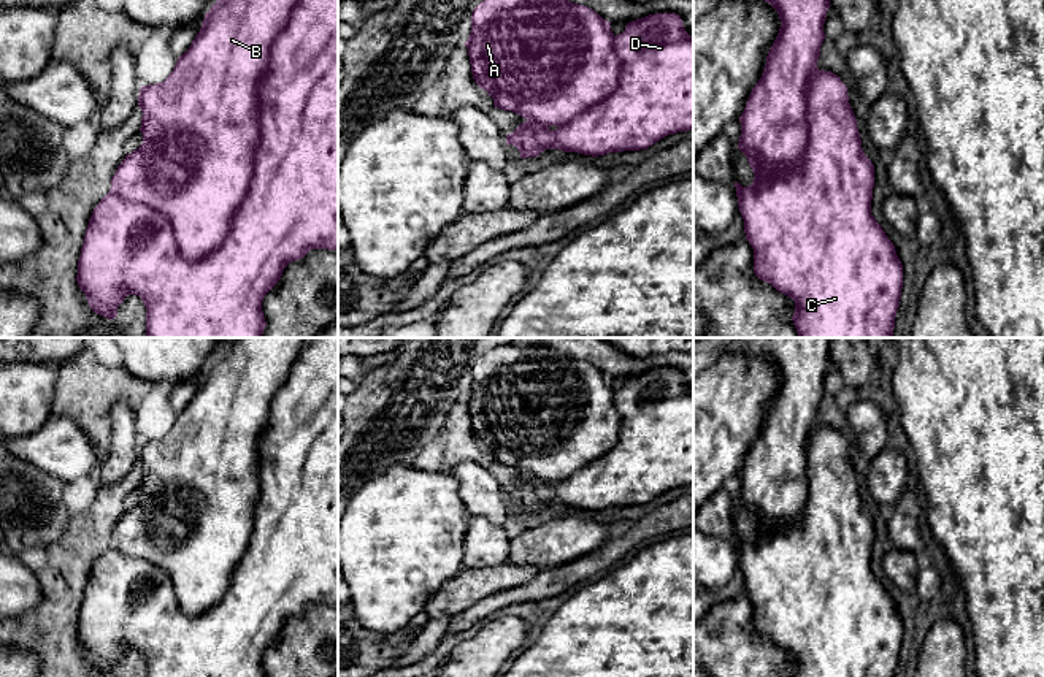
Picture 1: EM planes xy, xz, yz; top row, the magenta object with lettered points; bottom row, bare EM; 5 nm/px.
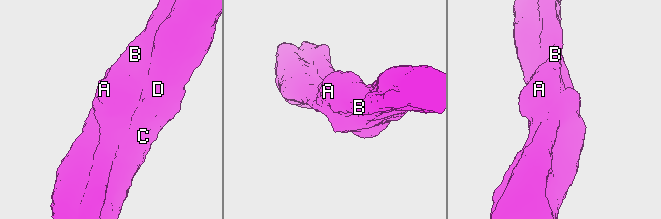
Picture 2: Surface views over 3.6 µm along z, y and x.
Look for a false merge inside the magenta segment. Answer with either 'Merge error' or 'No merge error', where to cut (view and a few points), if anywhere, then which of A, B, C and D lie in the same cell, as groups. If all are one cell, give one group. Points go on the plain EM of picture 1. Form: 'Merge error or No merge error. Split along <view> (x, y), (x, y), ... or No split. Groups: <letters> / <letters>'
No merge error. No split. Groups: A B C D

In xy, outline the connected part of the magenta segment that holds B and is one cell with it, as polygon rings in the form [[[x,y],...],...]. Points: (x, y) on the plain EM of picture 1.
[[[236,338],[205,369],[200,387],[189,404],[178,412],[168,433],[163,438],[141,441],[138,463],[143,468],[140,484],[143,498],[125,511],[111,534],[109,547],[94,563],[78,615],[76,636],[90,664],[111,675],[116,674],[117,663],[127,650],[138,650],[146,661],[146,677],[265,677],[262,656],[278,639],[284,623],[303,614],[311,604],[338,604],[338,338]]]

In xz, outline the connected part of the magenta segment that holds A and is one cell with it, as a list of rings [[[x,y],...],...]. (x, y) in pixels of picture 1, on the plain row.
[[[505,342],[473,365],[465,401],[473,434],[493,453],[493,461],[527,474],[506,490],[520,514],[538,512],[546,504],[592,512],[639,506],[668,490],[693,485],[693,392],[676,368],[649,369],[614,390],[611,377],[584,360],[544,346]]]

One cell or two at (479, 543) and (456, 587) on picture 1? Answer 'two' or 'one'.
one

